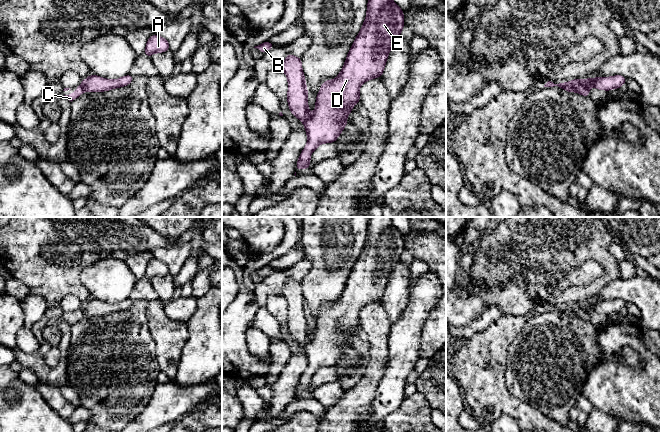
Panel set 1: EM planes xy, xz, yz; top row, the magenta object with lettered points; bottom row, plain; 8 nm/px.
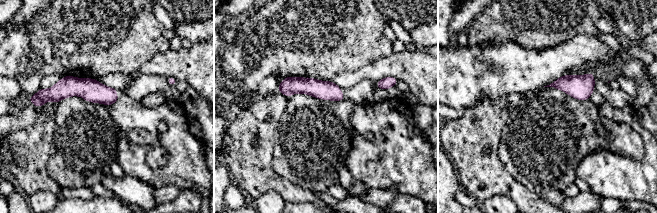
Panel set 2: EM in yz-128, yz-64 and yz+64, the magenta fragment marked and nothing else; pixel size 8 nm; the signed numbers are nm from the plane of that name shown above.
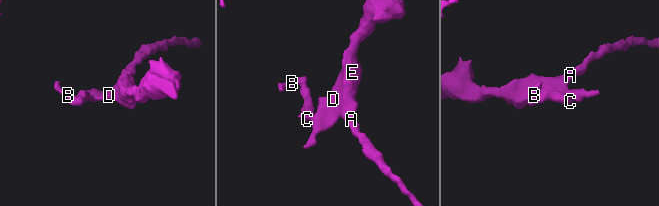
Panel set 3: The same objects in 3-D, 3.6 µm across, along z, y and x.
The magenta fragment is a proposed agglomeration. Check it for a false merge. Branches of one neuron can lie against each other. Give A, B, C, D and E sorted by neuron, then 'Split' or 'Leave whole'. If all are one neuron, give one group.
Groups: A D E / B C. Split

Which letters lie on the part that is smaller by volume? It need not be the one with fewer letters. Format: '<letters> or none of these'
B, C

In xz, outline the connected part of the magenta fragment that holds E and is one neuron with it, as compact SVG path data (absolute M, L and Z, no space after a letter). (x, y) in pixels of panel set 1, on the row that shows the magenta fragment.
M368 0L366 19L363 26L355 38L355 41L348 52L343 69L338 77L334 80L326 80L320 87L319 94L316 96L315 111L304 123L308 141L300 154L296 164L296 170L310 168L311 153L322 143L333 143L339 137L347 124L346 117L350 114L354 105L360 102L359 89L367 80L382 77L385 63L392 44L400 37L400 33L404 27L404 14L393 0Z

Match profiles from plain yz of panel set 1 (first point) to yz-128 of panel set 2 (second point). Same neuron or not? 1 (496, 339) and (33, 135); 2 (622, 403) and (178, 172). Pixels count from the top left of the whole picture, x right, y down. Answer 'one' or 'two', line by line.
1: one
2: one

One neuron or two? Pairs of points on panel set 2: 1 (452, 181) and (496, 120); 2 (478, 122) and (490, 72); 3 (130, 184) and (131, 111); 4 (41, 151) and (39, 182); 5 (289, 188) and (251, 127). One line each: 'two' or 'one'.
1: two
2: two
3: two
4: one
5: one

